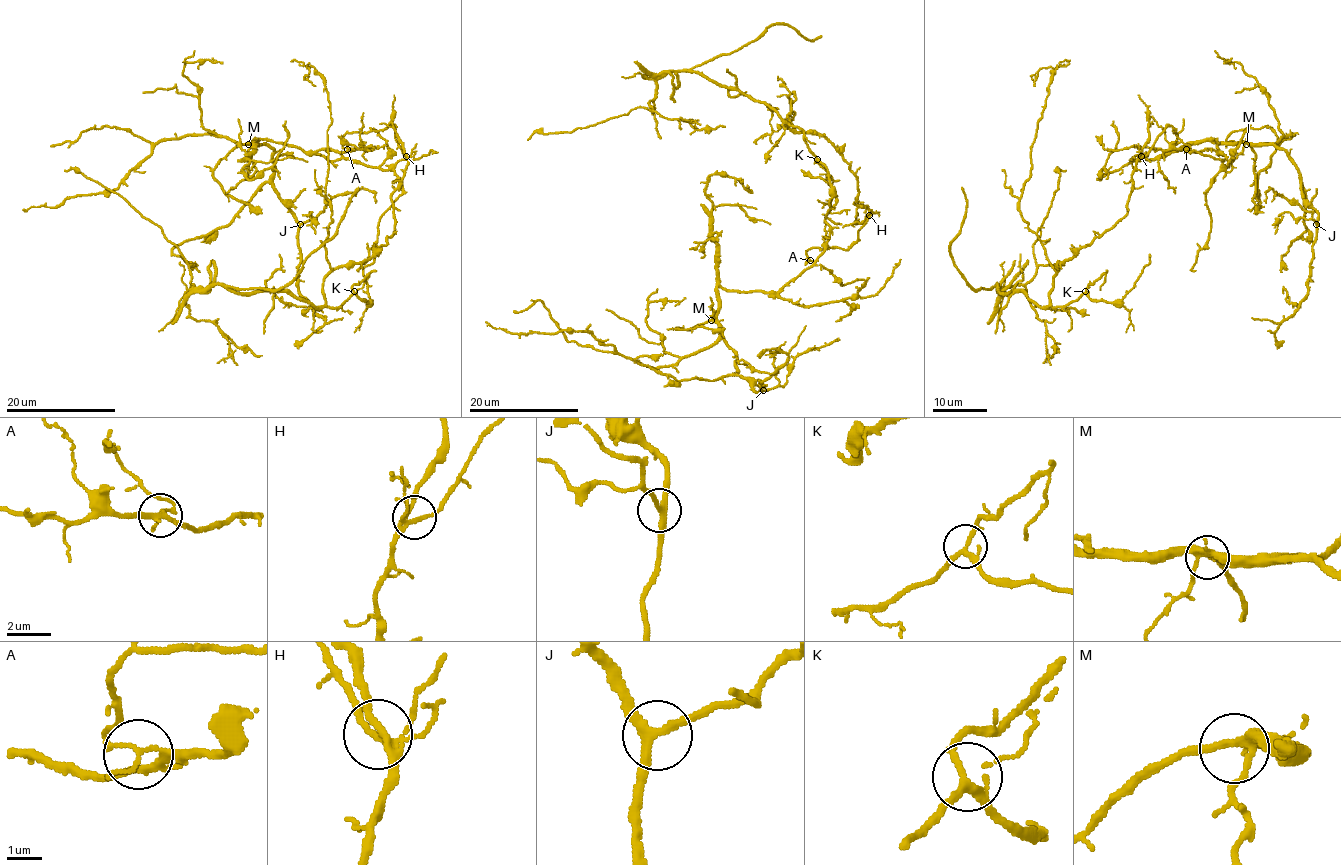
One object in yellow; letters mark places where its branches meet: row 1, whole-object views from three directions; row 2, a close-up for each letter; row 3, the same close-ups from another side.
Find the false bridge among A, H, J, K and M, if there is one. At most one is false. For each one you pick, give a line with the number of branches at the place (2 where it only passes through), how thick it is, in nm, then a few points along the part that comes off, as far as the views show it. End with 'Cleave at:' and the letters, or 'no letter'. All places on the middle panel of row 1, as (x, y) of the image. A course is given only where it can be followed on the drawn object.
A: branches 4; calibre 110 nm; course (810, 260), (855, 242), (858, 178), (733, 88), (672, 70), (653, 110), (527, 140)
Cleave at: A

